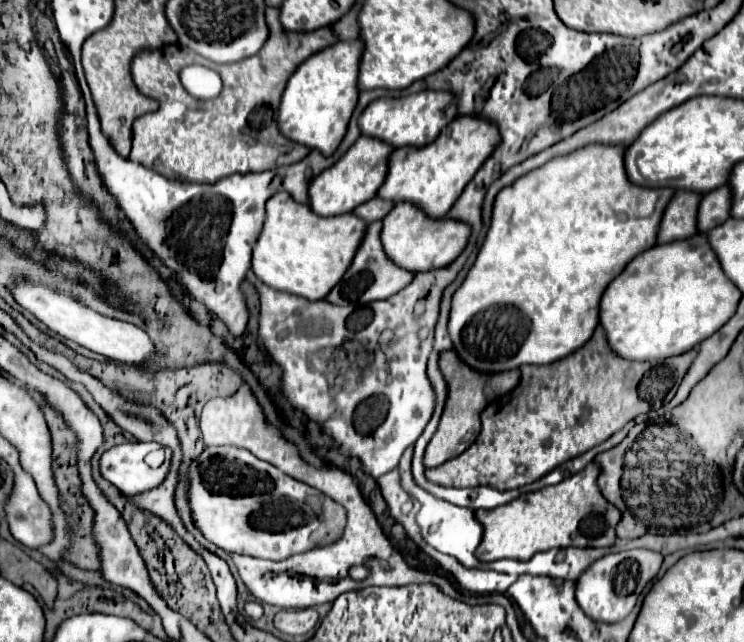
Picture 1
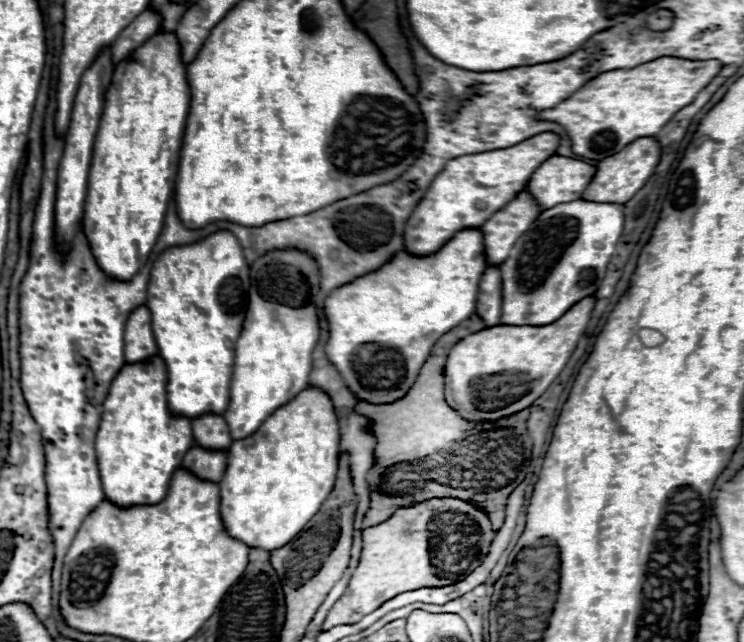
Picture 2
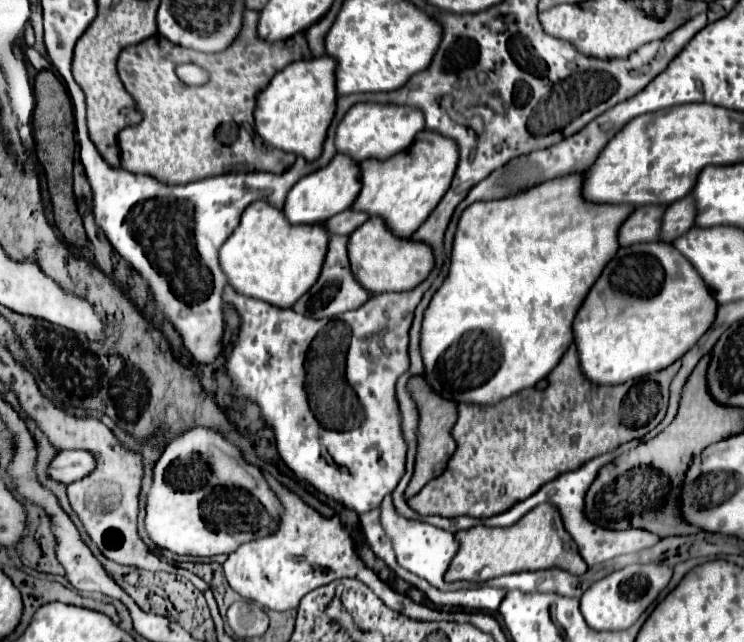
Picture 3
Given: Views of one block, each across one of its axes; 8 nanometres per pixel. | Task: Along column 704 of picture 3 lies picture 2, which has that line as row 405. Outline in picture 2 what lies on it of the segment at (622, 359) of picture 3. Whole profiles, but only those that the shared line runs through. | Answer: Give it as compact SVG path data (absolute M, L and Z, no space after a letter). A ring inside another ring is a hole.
M310 386L296 400L284 404L280 412L274 412L258 428L258 432L248 436L248 440L234 442L228 448L224 480L218 484L220 516L226 532L250 548L262 548L268 552L282 548L292 538L296 538L296 534L320 510L322 502L334 488L338 472L338 442L340 442L340 432L328 394Z

